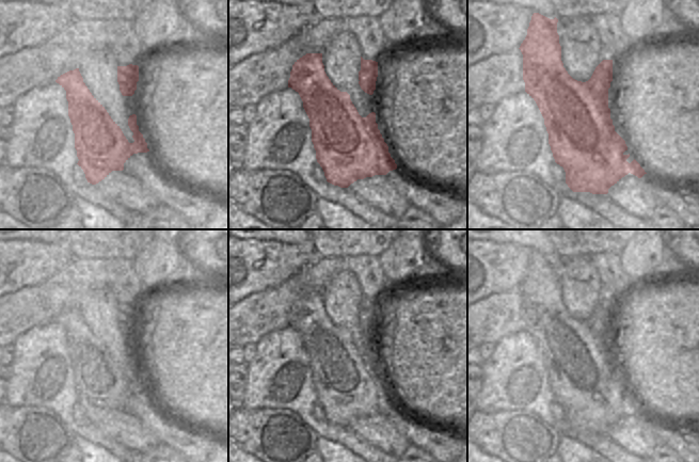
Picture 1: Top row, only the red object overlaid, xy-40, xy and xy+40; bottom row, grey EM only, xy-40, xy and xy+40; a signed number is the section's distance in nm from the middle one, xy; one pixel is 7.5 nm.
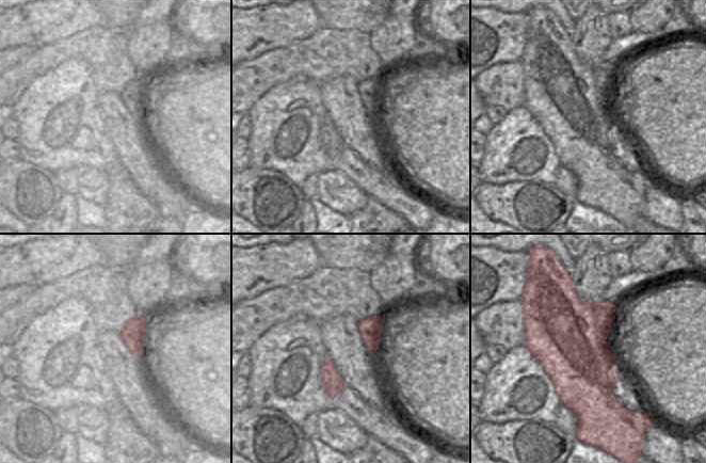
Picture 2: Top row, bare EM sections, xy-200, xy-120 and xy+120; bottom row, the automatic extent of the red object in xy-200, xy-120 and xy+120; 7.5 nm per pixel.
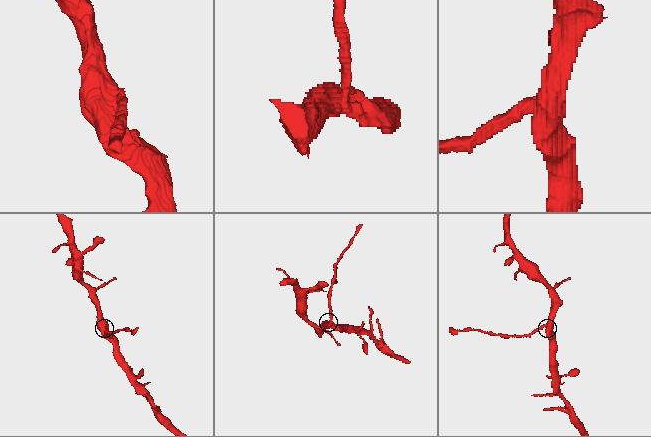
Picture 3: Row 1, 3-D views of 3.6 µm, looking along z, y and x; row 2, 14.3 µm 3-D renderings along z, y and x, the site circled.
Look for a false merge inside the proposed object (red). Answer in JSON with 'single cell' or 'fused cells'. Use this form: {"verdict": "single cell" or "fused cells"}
{"verdict": "fused cells"}

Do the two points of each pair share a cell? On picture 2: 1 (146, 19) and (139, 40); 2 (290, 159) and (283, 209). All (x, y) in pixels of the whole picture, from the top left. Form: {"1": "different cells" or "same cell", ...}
{"1": "different cells", "2": "different cells"}

